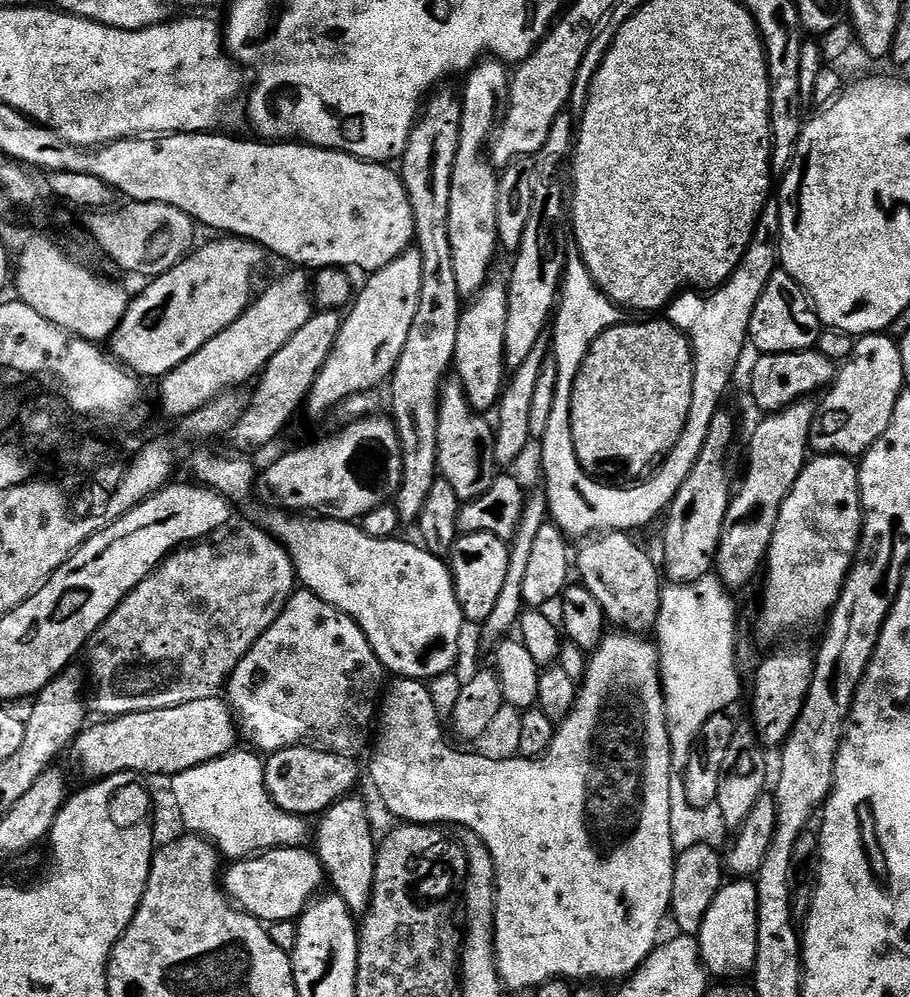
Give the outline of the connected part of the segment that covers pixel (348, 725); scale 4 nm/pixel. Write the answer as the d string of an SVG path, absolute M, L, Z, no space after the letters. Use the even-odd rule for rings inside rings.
M300 590L284 607L284 615L280 617L278 627L271 636L278 647L284 648L284 652L269 654L268 661L260 668L261 680L257 684L246 685L240 692L240 701L234 704L243 739L245 736L253 744L253 749L261 748L256 750L266 752L264 754L303 745L311 741L308 740L311 736L321 740L316 742L328 750L367 749L370 744L368 727L371 724L373 727L377 719L378 705L386 688L386 669L374 654L364 631L345 612L339 612L313 592Z

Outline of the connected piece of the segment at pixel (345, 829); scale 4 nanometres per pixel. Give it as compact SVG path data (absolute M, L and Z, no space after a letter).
M345 798L333 804L327 812L319 817L320 829L315 829L314 836L320 839L318 855L330 884L333 884L335 895L346 902L346 906L354 914L364 914L372 905L372 891L374 890L374 870L376 869L376 850L378 847L377 837L372 837L372 824L368 821L368 812L360 800Z

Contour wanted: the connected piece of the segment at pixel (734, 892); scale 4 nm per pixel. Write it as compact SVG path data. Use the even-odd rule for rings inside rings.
M748 878L732 881L721 885L710 910L704 915L698 937L705 969L713 977L720 977L720 980L735 980L742 975L749 975L757 958L757 888Z

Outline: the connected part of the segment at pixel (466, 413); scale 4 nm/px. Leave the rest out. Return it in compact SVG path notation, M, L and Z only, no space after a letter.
M460 383L443 385L438 418L438 472L442 479L450 482L461 502L476 500L486 494L498 475L494 428L484 420L487 419L470 406Z

